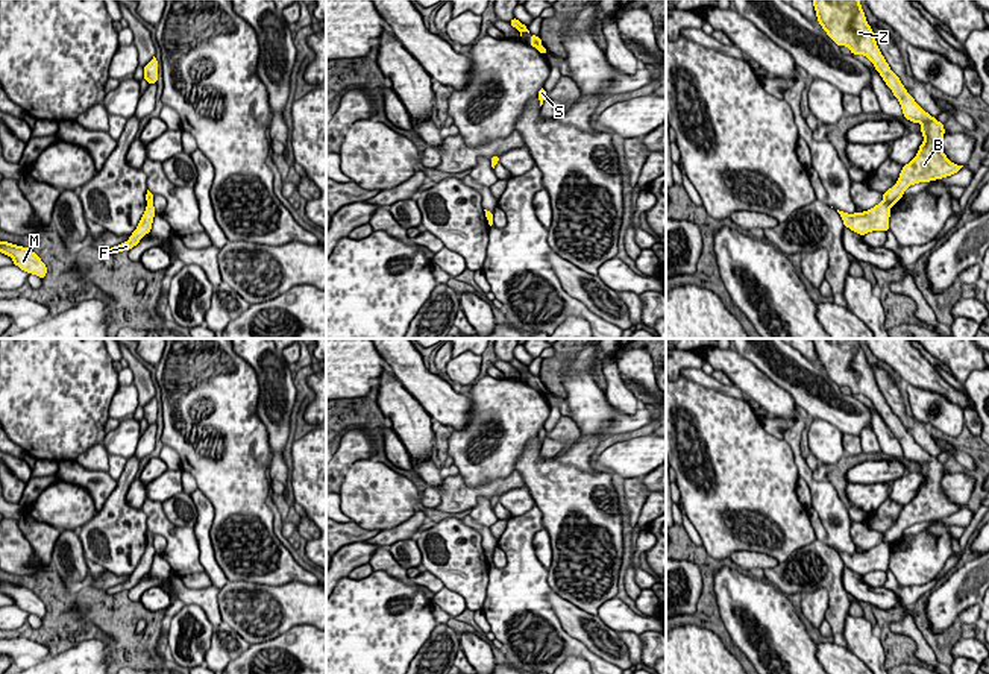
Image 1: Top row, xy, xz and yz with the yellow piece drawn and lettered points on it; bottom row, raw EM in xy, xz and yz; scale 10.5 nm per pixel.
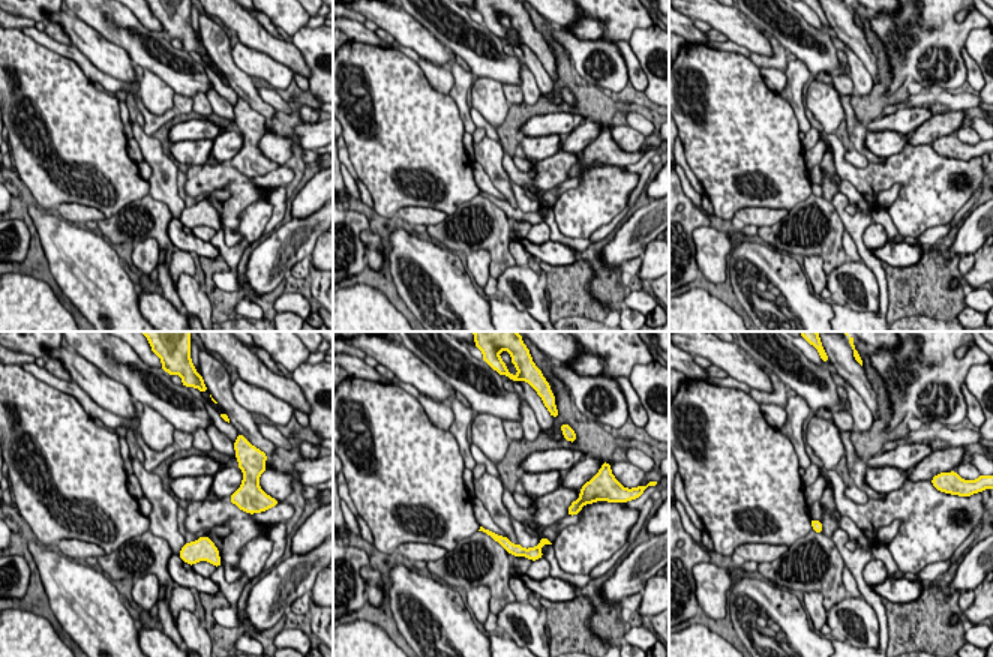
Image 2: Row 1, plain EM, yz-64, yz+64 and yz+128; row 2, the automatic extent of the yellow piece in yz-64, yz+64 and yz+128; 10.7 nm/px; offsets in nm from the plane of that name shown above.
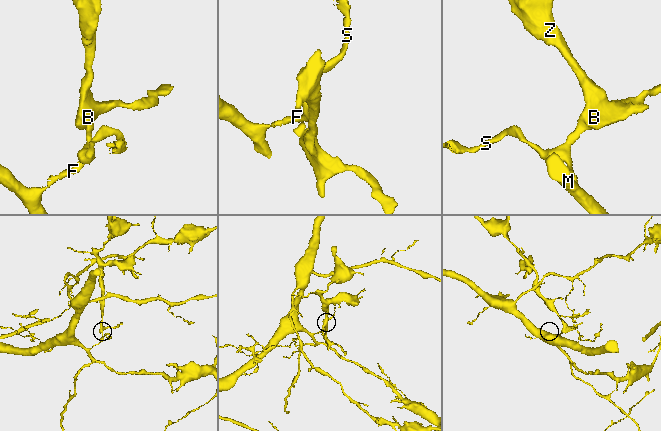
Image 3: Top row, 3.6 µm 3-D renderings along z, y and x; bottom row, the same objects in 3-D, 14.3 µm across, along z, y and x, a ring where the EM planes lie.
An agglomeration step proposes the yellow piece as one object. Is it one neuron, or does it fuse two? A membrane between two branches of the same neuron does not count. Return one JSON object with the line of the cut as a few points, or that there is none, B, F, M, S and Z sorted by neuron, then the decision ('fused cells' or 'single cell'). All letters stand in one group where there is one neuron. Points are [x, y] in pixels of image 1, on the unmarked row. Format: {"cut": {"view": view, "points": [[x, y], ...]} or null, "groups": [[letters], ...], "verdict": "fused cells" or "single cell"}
{"cut": {"view": "yz", "points": [[883, 541], [889, 547]]}, "groups": [["B", "Z"], ["F", "M", "S"]], "verdict": "fused cells"}

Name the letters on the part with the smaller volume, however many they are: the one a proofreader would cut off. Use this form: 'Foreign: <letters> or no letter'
Foreign: B, Z

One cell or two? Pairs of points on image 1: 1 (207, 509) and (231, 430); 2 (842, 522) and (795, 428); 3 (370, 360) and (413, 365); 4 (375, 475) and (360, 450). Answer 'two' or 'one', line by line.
1: two
2: one
3: two
4: two

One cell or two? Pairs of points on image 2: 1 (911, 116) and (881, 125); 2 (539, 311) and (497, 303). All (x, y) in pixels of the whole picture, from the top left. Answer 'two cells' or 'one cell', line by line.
1: one cell
2: two cells

